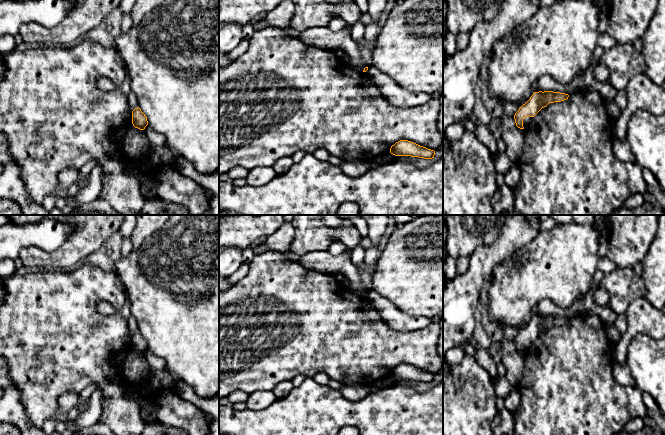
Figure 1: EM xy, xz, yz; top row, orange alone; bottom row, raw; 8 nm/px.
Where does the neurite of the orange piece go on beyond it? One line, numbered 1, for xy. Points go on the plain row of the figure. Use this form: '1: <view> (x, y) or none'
1: none

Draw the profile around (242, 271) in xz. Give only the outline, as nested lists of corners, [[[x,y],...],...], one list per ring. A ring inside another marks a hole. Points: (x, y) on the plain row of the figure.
[[[243,263],[232,275],[227,277],[228,282],[232,285],[239,282],[243,277],[247,275],[249,271],[249,264]]]

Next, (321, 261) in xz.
[[[312,251],[301,255],[297,264],[320,273],[342,273],[349,280],[346,286],[348,290],[362,296],[366,291],[358,273],[358,267],[352,263],[350,256],[344,253],[333,256],[328,251]]]

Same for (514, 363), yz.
[[[518,351],[506,355],[502,359],[502,363],[506,367],[506,378],[513,385],[516,386],[521,380],[524,369],[524,353]]]

